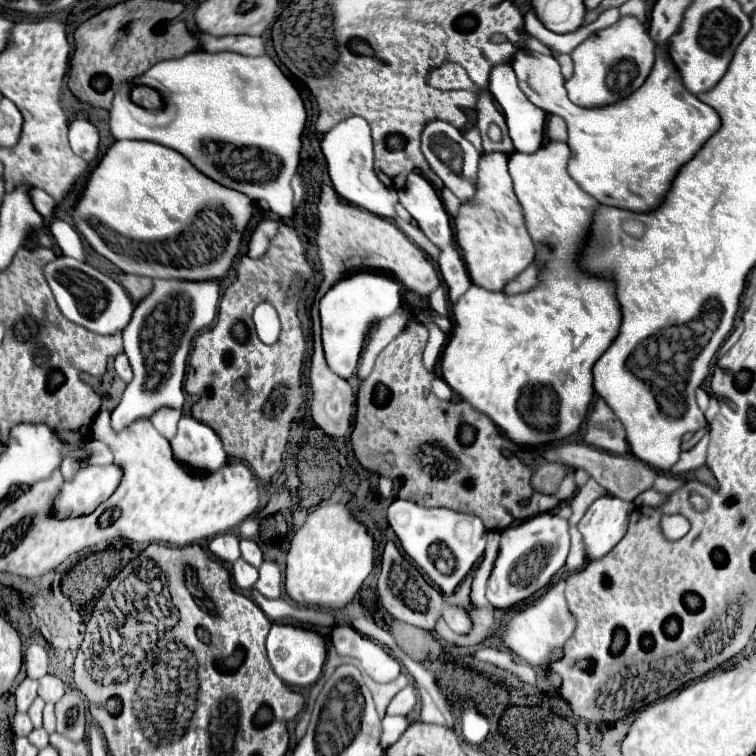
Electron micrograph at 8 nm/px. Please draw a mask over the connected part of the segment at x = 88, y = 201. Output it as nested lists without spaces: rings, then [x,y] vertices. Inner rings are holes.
[[[118,140],[92,172],[74,216],[90,246],[122,272],[208,280],[228,274],[256,212],[256,204],[246,194],[212,182],[180,152],[154,142]]]

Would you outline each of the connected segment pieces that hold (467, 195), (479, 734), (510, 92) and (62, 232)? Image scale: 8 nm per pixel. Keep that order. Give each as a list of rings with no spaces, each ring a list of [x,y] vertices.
[[[442,120],[430,122],[422,132],[422,152],[424,152],[430,168],[442,178],[446,188],[450,188],[462,202],[470,202],[474,198],[480,154],[462,136],[460,130],[456,130],[454,126],[450,126],[448,122],[442,122]]]
[[[474,704],[462,706],[462,734],[470,744],[482,744],[490,732],[490,722],[482,716]]]
[[[496,66],[490,74],[490,80],[492,80],[490,82],[490,92],[504,110],[508,132],[510,132],[510,138],[514,142],[514,150],[516,152],[536,152],[540,148],[542,136],[544,136],[544,118],[546,118],[544,110],[536,108],[532,102],[526,100],[524,92],[518,88],[512,66]]]
[[[52,220],[50,222],[50,232],[56,238],[58,246],[62,248],[62,252],[66,256],[72,256],[76,260],[86,260],[84,258],[84,244],[82,244],[82,236],[64,220]]]

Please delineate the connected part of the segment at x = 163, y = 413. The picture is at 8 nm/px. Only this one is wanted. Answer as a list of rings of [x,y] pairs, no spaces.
[[[162,408],[162,410],[158,410],[150,420],[152,420],[152,424],[156,426],[156,430],[158,430],[164,438],[172,440],[172,438],[176,436],[176,424],[178,424],[178,420],[180,420],[180,410]]]

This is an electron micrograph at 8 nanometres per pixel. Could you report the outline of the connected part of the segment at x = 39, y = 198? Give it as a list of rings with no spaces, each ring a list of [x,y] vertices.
[[[32,188],[30,190],[30,198],[32,198],[32,204],[36,208],[36,212],[40,212],[42,218],[52,218],[54,214],[54,200],[40,188]]]

